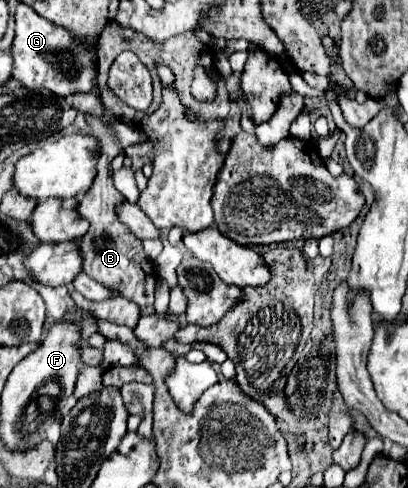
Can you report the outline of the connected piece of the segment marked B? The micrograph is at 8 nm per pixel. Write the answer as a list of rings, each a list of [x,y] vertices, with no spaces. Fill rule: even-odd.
[[[109,109],[105,111],[103,117],[99,117],[99,119],[87,117],[87,121],[93,131],[91,135],[95,135],[95,139],[99,139],[99,161],[97,161],[95,183],[91,185],[91,189],[85,193],[85,197],[79,201],[79,207],[77,207],[77,211],[91,223],[87,235],[83,235],[79,239],[81,255],[85,259],[83,271],[87,275],[91,275],[95,281],[103,283],[105,287],[115,289],[121,297],[137,303],[141,307],[141,315],[149,315],[149,313],[153,313],[153,293],[155,293],[157,277],[153,277],[153,265],[151,265],[151,261],[147,261],[141,239],[137,239],[131,233],[131,229],[119,221],[119,215],[115,209],[117,209],[117,205],[121,205],[125,201],[125,197],[115,189],[113,177],[111,177],[113,175],[111,161],[121,153],[123,147],[145,141],[145,135],[137,133],[129,125],[117,121]],[[107,123],[113,127],[115,133],[107,131],[107,127],[105,127]]]

